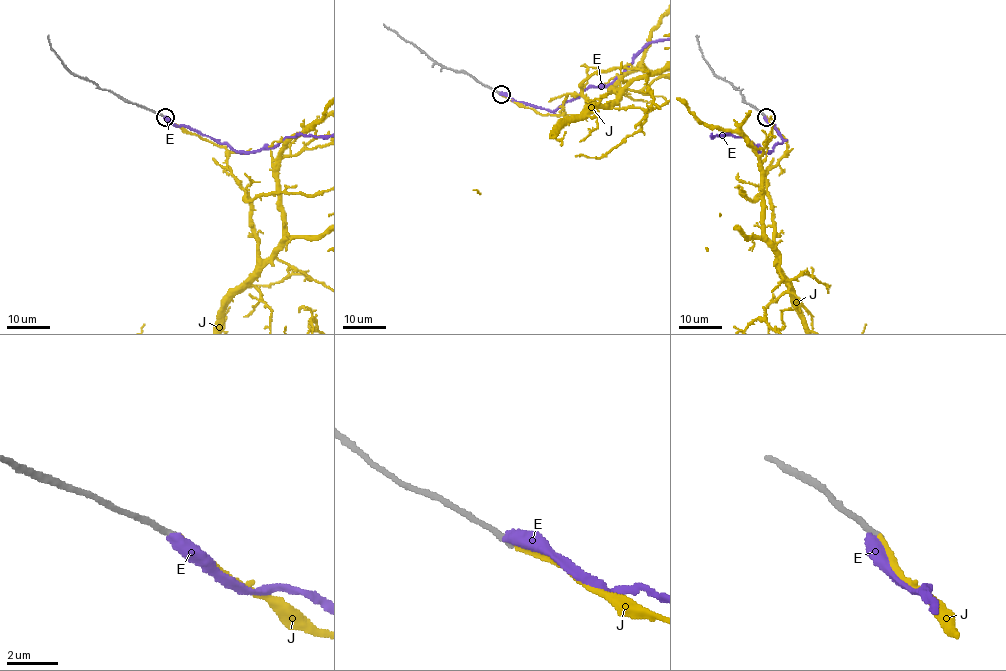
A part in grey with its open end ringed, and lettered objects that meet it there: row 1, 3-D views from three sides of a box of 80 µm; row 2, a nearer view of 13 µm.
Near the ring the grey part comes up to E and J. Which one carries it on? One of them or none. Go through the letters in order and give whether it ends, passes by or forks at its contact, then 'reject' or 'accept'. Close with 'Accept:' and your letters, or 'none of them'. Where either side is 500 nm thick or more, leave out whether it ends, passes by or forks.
E: it ends; reject
J: it ends; accept
Accept: J

